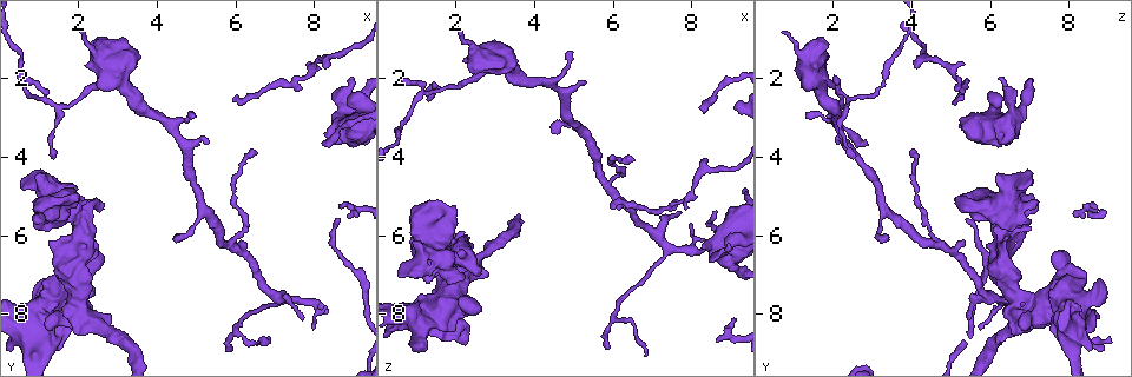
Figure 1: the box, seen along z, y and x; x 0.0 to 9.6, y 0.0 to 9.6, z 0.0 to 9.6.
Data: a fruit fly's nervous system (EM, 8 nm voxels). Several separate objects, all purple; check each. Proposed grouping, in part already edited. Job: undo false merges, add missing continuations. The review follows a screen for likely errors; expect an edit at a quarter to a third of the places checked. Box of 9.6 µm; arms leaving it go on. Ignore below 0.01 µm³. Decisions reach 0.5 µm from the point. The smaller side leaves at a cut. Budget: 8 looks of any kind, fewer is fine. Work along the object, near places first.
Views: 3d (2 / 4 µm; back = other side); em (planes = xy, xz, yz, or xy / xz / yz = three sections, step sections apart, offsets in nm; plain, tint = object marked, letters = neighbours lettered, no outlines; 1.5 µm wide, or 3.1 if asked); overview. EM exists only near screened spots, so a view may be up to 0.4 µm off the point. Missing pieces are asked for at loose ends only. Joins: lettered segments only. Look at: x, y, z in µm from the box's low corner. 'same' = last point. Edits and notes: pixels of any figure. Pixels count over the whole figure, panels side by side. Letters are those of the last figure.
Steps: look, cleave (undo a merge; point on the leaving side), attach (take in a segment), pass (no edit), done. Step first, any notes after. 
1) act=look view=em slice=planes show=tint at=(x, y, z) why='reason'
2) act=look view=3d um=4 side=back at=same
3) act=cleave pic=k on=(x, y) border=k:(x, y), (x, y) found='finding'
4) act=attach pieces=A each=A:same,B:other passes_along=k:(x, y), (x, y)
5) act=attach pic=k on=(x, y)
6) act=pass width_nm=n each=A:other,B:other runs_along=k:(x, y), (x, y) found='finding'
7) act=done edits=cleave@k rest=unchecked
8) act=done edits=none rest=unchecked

act=look view=3d um=4 at=(5.30, 3.60, 2.15) why='an open end'

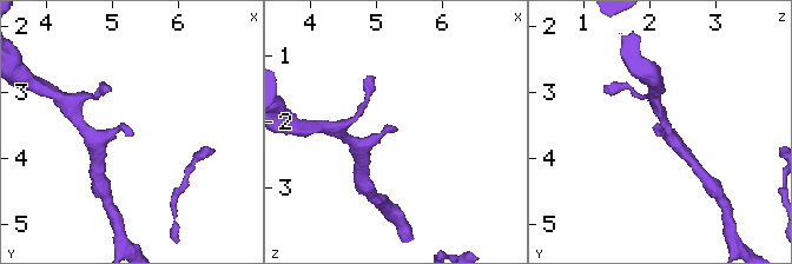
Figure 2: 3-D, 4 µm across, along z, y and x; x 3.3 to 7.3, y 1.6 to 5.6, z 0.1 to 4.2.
act=look view=em slice=planes show=letters at=(5.30, 3.60, 2.10) why='need the tissue'

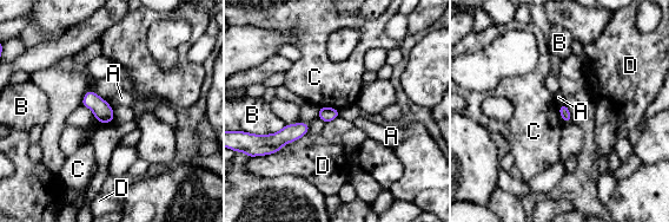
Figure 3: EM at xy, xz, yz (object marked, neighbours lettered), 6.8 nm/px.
act=pass longest_contact=B:200nm each=A:other,B:other,C:other,D:other found='no lettered segment goes on from it'

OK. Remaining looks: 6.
act=look view=em slice=planes show=letters at=(5.90, 2.50, 5.30) why='an open end'

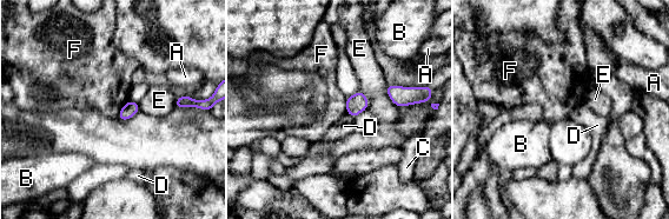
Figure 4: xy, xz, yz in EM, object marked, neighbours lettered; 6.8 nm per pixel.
act=pass each=A:other,B:other,C:other,D:other,E:other,F:other border=4:(130, 100), (123, 106), (117, 117) found='no lettered segment goes on from it'

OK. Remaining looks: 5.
act=look view=em slice=planes show=tint at=(8.85, 2.30, 6.35) why='touches itself'

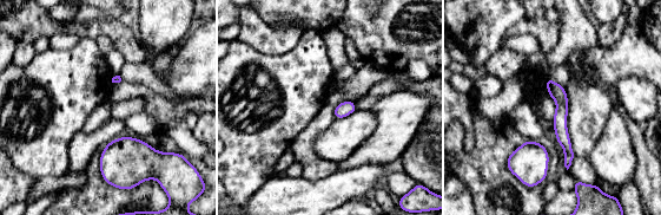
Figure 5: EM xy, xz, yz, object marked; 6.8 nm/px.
act=look view=em slice=planes show=letters at=same

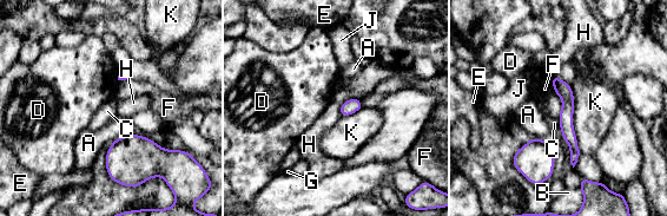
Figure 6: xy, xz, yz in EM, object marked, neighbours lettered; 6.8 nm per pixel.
act=pass width_nm=80 each=A:other,B:other,C:other,D:other,E:other,F:other,G:other,H:other,J:other,K:other border=6:(557, 118), (560, 125) found='all the same neuron'

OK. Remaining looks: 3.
act=done edits=none rest=unchecked

